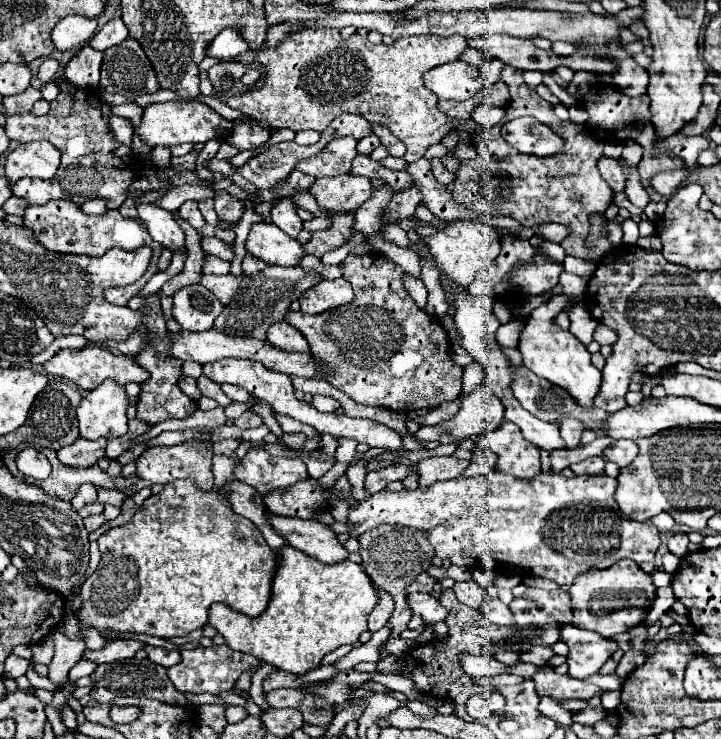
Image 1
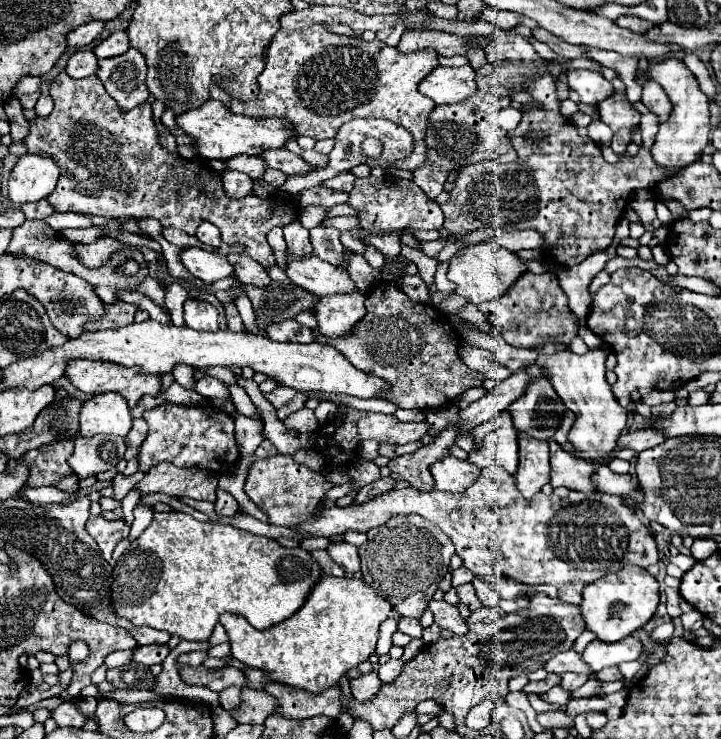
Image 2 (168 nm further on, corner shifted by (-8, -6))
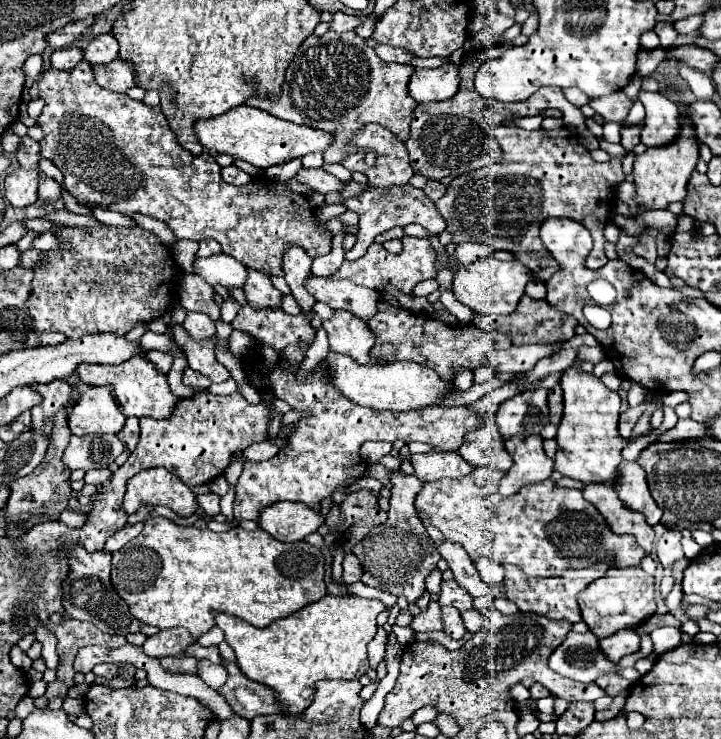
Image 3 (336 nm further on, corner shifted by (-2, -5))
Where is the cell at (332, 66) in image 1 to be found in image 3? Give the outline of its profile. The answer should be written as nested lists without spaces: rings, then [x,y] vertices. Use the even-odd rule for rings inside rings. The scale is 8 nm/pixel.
[[[329,30],[323,36],[311,34],[297,50],[293,62],[285,72],[285,82],[279,96],[261,98],[259,94],[247,98],[247,106],[267,110],[277,118],[305,124],[311,128],[325,130],[333,134],[331,146],[325,150],[325,162],[341,162],[349,152],[349,138],[359,126],[369,122],[379,122],[401,140],[409,136],[411,114],[417,102],[411,100],[407,92],[409,78],[413,74],[411,64],[391,64],[383,62],[367,42],[355,32],[337,34]]]

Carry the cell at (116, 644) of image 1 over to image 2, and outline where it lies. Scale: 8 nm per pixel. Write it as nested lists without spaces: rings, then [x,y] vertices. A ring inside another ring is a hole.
[[[151,643],[145,647],[139,647],[133,655],[133,661],[143,663],[143,665],[155,665],[155,663],[163,663],[165,657],[169,655],[169,645],[159,645],[159,643]]]

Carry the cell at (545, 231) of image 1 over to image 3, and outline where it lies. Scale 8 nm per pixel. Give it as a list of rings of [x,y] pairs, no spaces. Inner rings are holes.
[[[459,244],[455,250],[457,266],[471,264],[477,258],[487,258],[487,256],[491,256],[491,252],[493,252],[493,248],[489,244]]]

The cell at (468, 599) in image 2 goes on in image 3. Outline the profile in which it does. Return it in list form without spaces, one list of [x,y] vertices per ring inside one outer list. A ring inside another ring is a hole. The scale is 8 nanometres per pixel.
[[[449,580],[449,582],[441,582],[439,604],[441,606],[453,606],[459,612],[463,612],[463,610],[473,608],[473,598],[455,580]]]

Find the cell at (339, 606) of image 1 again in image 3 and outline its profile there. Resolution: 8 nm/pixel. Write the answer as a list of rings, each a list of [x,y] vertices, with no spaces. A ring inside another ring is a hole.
[[[325,594],[319,602],[313,602],[305,608],[301,608],[299,612],[281,618],[273,624],[269,624],[267,628],[255,628],[231,614],[223,614],[223,612],[215,612],[215,624],[225,632],[225,640],[227,644],[233,648],[237,664],[241,668],[241,672],[255,680],[261,682],[265,686],[271,686],[277,692],[277,700],[285,708],[285,714],[294,716],[303,712],[315,694],[315,684],[319,680],[359,680],[367,666],[367,644],[373,640],[375,632],[377,632],[377,614],[383,610],[385,606],[379,600],[369,600],[369,598],[359,598],[355,594],[347,594],[347,596],[335,596],[335,594]]]

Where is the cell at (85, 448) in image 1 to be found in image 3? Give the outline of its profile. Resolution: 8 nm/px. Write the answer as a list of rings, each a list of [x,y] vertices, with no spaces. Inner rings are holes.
[[[91,434],[71,436],[63,462],[71,470],[93,470],[107,468],[123,452],[123,442],[115,434]]]

